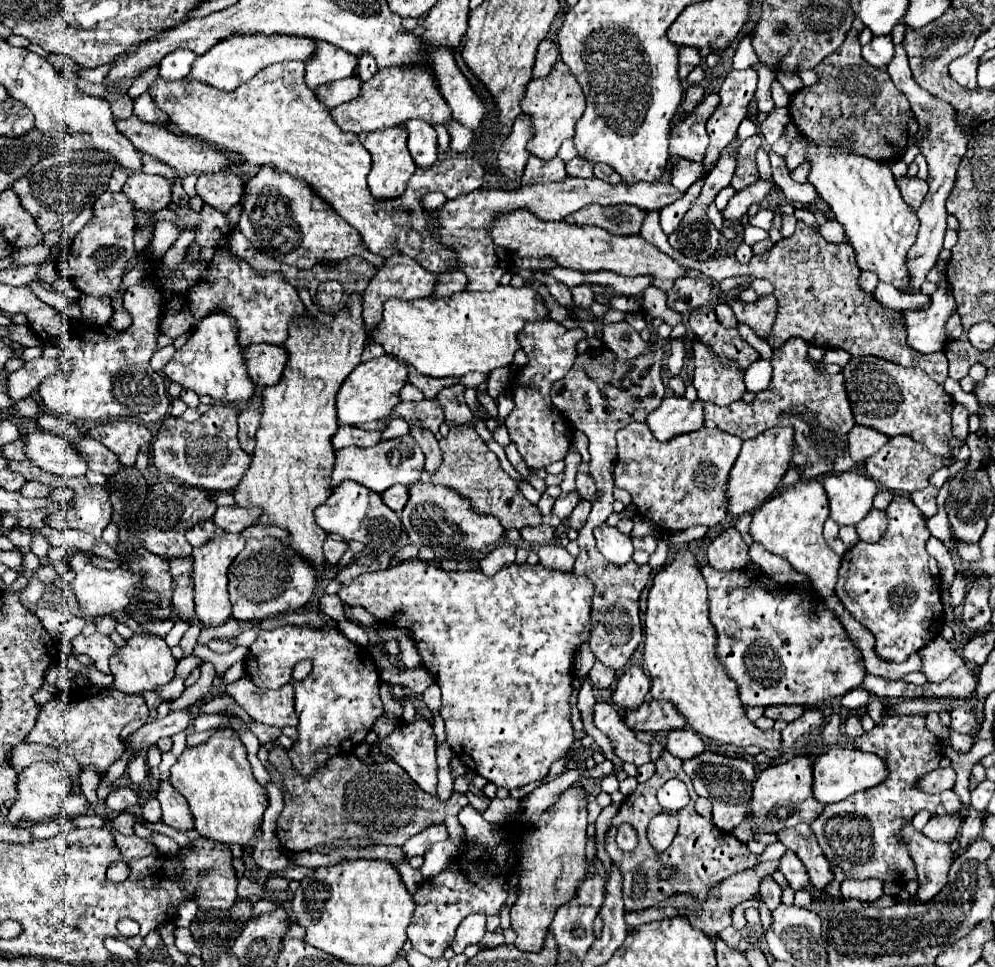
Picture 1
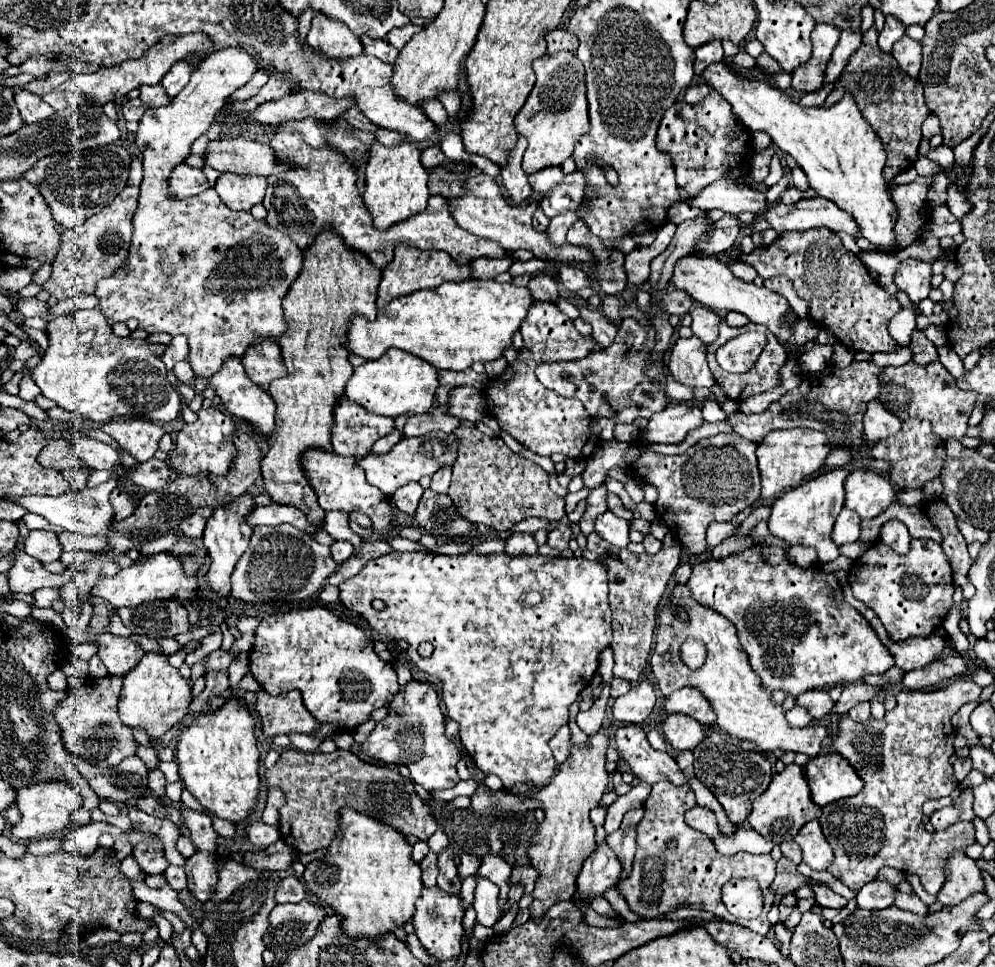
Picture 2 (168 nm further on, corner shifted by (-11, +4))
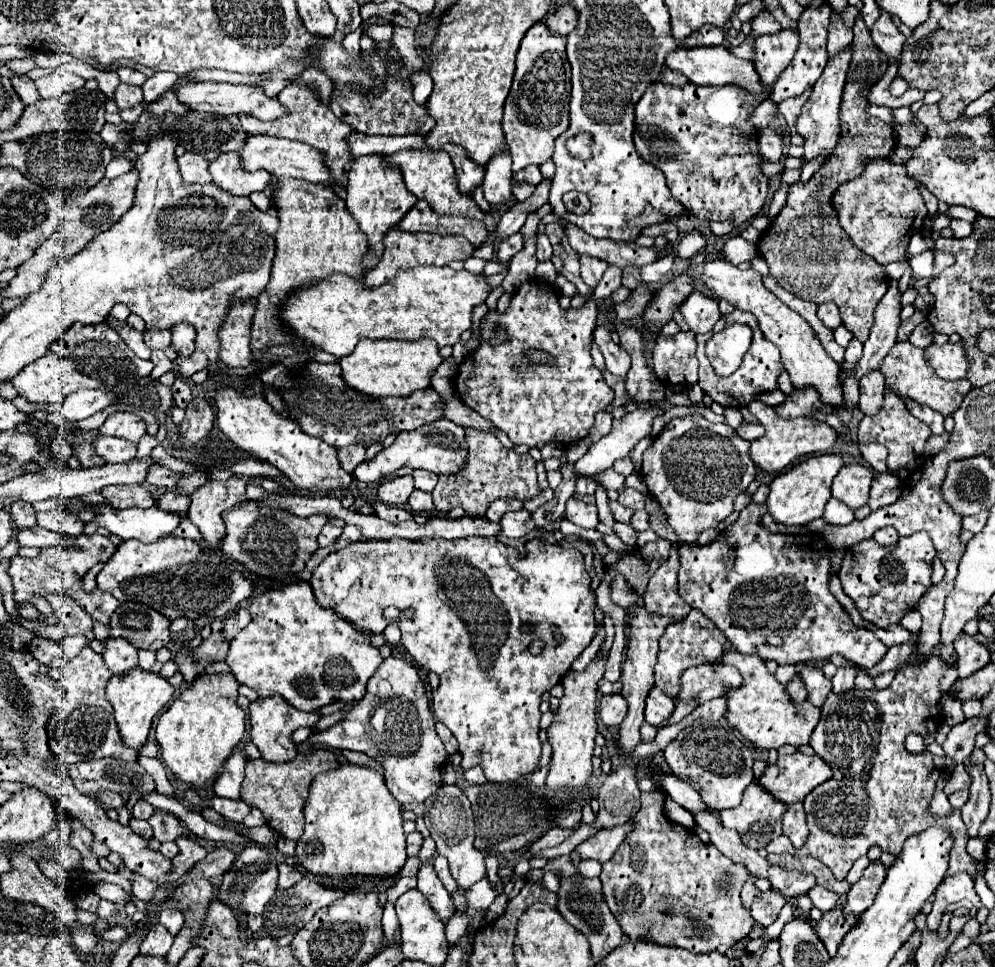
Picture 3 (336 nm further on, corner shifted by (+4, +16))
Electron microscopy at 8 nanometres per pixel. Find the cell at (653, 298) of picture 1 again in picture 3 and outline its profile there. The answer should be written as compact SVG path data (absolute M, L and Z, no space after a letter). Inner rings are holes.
M694 292L692 296L688 296L684 300L684 304L680 306L680 312L682 312L684 320L688 322L688 326L694 334L712 332L714 324L720 318L718 300L706 296L702 292Z

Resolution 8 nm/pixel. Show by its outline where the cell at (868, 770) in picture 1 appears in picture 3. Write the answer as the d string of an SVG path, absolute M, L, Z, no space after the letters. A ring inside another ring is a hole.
M802 752L780 756L776 764L766 766L764 774L756 778L768 794L784 804L794 804L804 800L816 786L832 778L832 770L816 754L806 756Z

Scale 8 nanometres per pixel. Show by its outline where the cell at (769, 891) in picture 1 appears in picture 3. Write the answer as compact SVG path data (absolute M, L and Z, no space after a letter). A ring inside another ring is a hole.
M772 890L760 892L760 896L750 906L750 914L756 920L756 924L766 928L778 918L784 904L786 904L786 900L784 900L784 896L780 896L780 892L772 892Z

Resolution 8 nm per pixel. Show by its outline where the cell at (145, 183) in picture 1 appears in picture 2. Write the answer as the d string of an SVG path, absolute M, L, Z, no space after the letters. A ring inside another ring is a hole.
M179 164L171 170L171 176L167 180L167 190L173 198L177 200L183 200L183 198L189 198L193 194L201 194L209 188L207 184L207 178L203 174L203 170L197 170L197 168L191 168L189 164Z

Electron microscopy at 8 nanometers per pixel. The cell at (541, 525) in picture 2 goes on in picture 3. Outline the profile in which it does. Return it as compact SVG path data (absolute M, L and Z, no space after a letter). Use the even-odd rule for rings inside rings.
M494 500L490 506L488 506L488 512L486 512L486 518L490 522L500 522L500 518L506 514L506 512L512 512L512 510L520 510L522 508L522 502L520 500Z

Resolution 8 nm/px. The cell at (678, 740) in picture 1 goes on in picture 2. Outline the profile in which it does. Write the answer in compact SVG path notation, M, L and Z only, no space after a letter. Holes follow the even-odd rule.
M671 716L663 722L661 732L675 750L693 750L705 738L703 726L689 716Z

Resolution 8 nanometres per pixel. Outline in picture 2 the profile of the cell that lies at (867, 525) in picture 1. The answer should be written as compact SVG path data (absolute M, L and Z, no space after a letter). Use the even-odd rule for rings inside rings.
M889 520L881 526L881 532L879 532L879 540L885 542L887 546L891 546L895 552L899 554L907 554L909 552L909 532L907 532L907 526L899 520Z

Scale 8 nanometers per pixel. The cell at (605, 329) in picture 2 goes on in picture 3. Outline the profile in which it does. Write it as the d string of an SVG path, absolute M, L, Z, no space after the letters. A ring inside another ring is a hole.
M598 326L596 334L594 334L594 342L600 346L600 350L604 354L606 370L620 378L626 378L626 372L630 368L630 356L624 350L620 350L618 344L612 342L610 332L604 326Z

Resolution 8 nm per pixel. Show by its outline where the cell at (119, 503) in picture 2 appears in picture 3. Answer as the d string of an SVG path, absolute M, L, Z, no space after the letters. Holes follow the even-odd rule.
M108 486L102 490L102 496L112 508L152 508L156 504L144 486Z

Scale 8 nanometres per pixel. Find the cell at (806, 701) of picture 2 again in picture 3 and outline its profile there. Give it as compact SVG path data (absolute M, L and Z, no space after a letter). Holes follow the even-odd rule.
M802 666L800 678L804 680L804 684L808 688L808 700L812 704L816 704L816 706L822 706L826 696L832 690L832 682L824 676L822 668L818 668L818 666Z

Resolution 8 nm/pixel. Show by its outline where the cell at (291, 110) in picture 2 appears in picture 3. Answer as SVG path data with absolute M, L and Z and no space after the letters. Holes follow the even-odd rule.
M190 82L190 84L182 84L180 88L176 88L176 98L190 110L210 112L210 114L220 114L220 116L248 114L260 120L276 120L278 116L284 114L284 108L280 106L278 98L268 100L260 92L260 88L250 88L250 86L234 86L234 84L218 84L218 82L198 82L198 84Z

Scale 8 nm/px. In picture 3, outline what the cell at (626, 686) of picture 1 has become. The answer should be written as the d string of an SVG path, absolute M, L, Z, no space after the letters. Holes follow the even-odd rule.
M612 694L612 696L602 696L600 698L600 720L612 728L618 726L624 716L626 716L626 700L622 698L622 694Z

